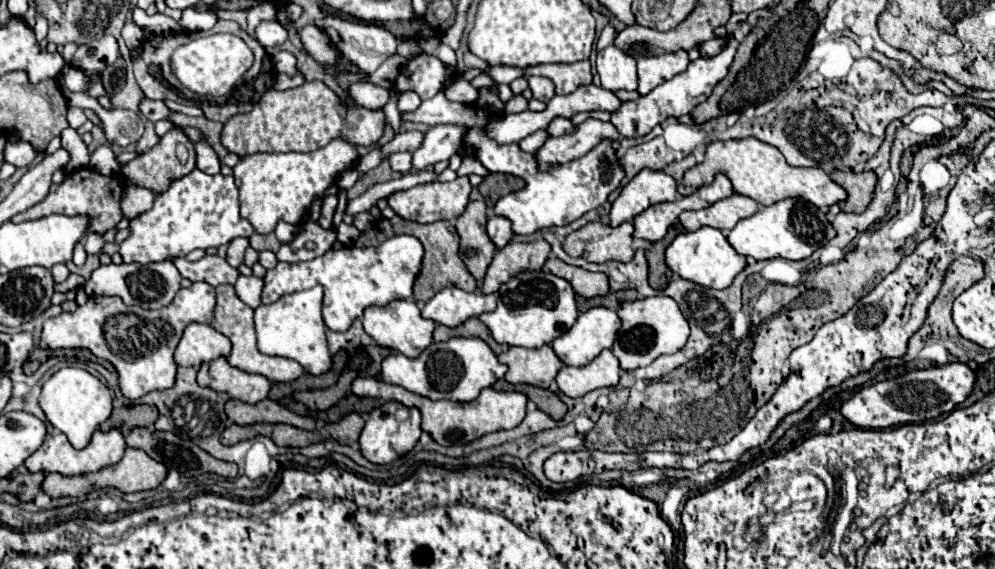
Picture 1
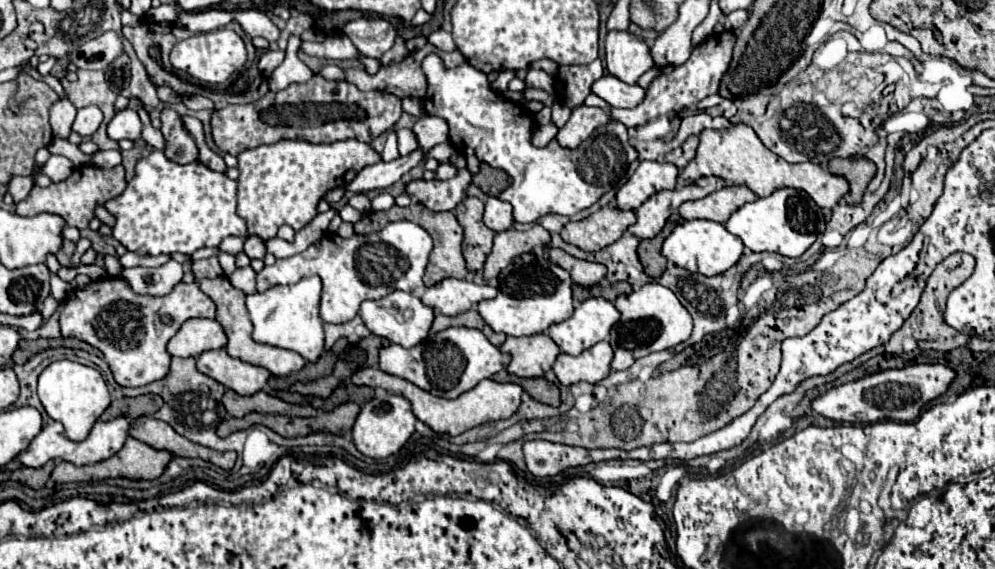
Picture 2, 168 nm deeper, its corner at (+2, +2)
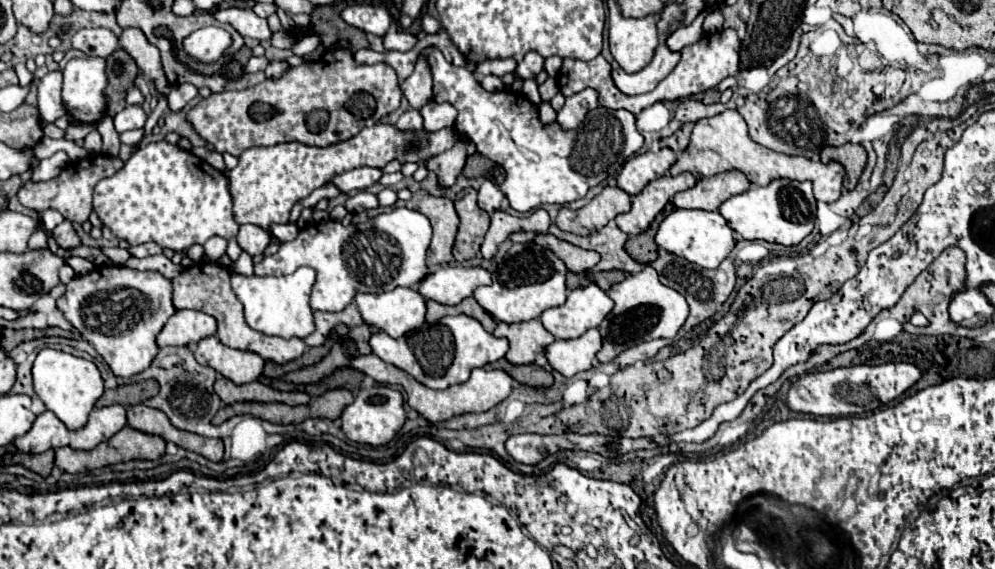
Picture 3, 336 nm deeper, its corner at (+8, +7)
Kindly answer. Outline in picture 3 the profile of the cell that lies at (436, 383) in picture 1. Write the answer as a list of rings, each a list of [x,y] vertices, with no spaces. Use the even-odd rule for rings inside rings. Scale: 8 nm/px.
[[[449,315],[439,319],[437,323],[423,323],[421,327],[409,331],[399,339],[393,339],[385,331],[379,331],[371,335],[369,345],[373,353],[381,357],[385,363],[391,363],[407,371],[411,377],[415,377],[419,383],[431,389],[447,389],[455,383],[467,381],[471,369],[485,367],[487,363],[505,357],[509,349],[505,337],[495,337],[487,333],[483,325],[469,315]]]

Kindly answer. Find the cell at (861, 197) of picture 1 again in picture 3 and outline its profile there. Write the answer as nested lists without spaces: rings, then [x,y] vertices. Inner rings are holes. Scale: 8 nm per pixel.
[[[845,143],[841,147],[823,147],[821,161],[823,163],[829,163],[829,161],[841,163],[847,171],[849,189],[853,189],[855,183],[859,181],[859,175],[863,173],[865,163],[867,163],[867,151],[861,145],[853,145],[853,143]]]

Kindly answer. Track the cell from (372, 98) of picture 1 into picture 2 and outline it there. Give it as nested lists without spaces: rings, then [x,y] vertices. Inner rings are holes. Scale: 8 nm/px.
[[[327,64],[321,68],[321,76],[325,80],[345,80],[345,72],[337,64]]]

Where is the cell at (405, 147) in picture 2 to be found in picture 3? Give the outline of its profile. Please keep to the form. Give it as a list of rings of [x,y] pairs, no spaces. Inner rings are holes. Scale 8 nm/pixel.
[[[409,109],[405,111],[399,121],[397,121],[399,129],[423,129],[423,117],[419,109]]]

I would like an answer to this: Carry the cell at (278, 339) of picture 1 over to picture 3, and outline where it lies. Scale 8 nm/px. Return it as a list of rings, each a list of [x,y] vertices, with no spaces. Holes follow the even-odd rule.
[[[301,267],[287,277],[257,277],[231,273],[231,287],[245,307],[245,319],[249,327],[271,337],[301,337],[313,333],[313,309],[309,305],[309,293],[315,283],[315,271]]]

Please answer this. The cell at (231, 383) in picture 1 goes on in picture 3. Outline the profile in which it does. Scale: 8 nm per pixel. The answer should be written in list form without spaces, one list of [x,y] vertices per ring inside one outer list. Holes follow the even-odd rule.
[[[217,337],[201,339],[195,349],[195,359],[201,365],[209,363],[209,367],[219,371],[223,377],[237,381],[237,385],[255,381],[265,365],[265,361],[257,353],[231,349],[223,345]]]

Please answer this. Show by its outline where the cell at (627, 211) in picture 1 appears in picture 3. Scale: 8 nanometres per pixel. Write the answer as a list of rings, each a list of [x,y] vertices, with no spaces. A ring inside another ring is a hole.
[[[663,147],[657,153],[647,151],[643,155],[635,155],[623,165],[621,173],[617,175],[617,185],[629,195],[637,195],[649,181],[663,177],[673,163],[675,153],[669,147]]]

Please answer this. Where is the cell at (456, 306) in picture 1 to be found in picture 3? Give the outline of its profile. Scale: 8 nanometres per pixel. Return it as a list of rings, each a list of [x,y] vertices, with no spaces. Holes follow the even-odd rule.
[[[443,265],[441,269],[437,269],[435,273],[429,273],[421,283],[419,283],[419,293],[425,299],[433,299],[437,303],[443,305],[457,305],[461,303],[465,297],[471,297],[473,291],[479,285],[489,285],[491,281],[491,273],[483,267],[461,267],[461,265]]]

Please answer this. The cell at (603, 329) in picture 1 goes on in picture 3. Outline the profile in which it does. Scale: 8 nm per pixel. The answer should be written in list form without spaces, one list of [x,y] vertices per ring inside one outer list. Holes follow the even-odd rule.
[[[595,283],[569,291],[567,301],[559,307],[545,309],[541,323],[557,339],[581,337],[591,327],[599,327],[605,315],[613,309],[611,297]]]

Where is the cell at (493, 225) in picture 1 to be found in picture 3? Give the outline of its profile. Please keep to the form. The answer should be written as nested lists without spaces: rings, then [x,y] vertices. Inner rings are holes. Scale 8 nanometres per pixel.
[[[483,181],[481,189],[479,189],[479,205],[481,209],[485,209],[487,213],[493,213],[493,209],[501,209],[501,201],[503,201],[503,193],[497,185],[493,185],[491,181]]]

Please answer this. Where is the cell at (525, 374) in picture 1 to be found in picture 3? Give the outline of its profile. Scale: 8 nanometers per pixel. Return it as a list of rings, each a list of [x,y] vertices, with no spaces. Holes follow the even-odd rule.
[[[539,319],[521,323],[499,323],[493,335],[509,339],[509,351],[505,359],[515,365],[533,363],[535,355],[541,353],[545,345],[555,341],[555,337],[543,327]]]

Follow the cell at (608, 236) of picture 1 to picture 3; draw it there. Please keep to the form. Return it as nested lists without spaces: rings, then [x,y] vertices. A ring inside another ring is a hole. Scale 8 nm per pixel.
[[[605,187],[597,197],[593,197],[585,207],[571,211],[563,207],[555,219],[557,227],[577,235],[589,235],[591,231],[603,229],[611,219],[619,213],[627,213],[631,209],[631,197],[623,189]]]

